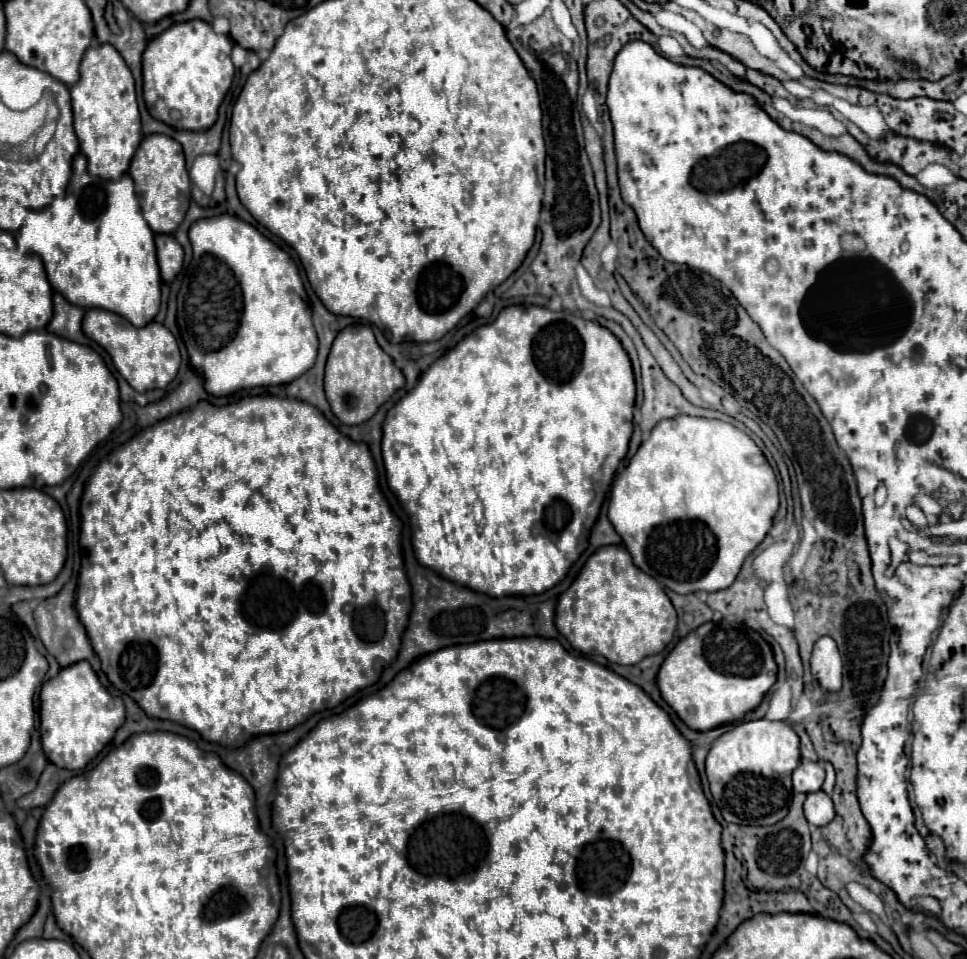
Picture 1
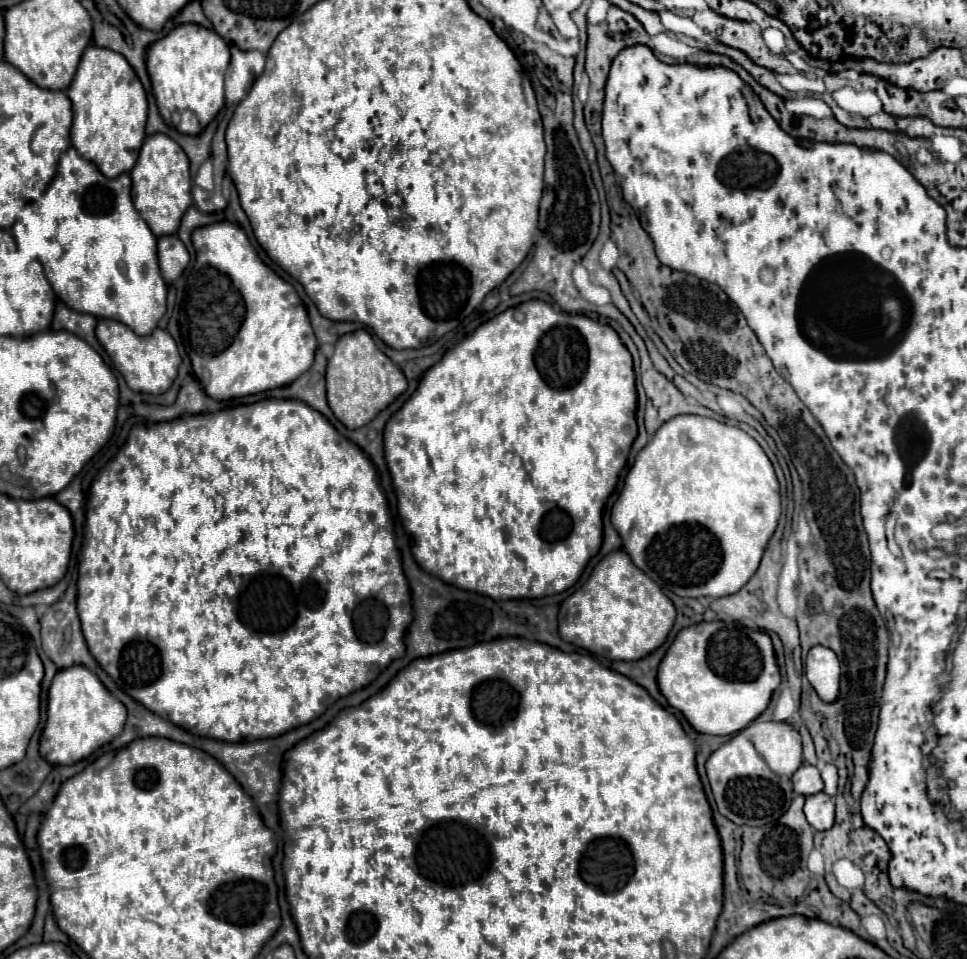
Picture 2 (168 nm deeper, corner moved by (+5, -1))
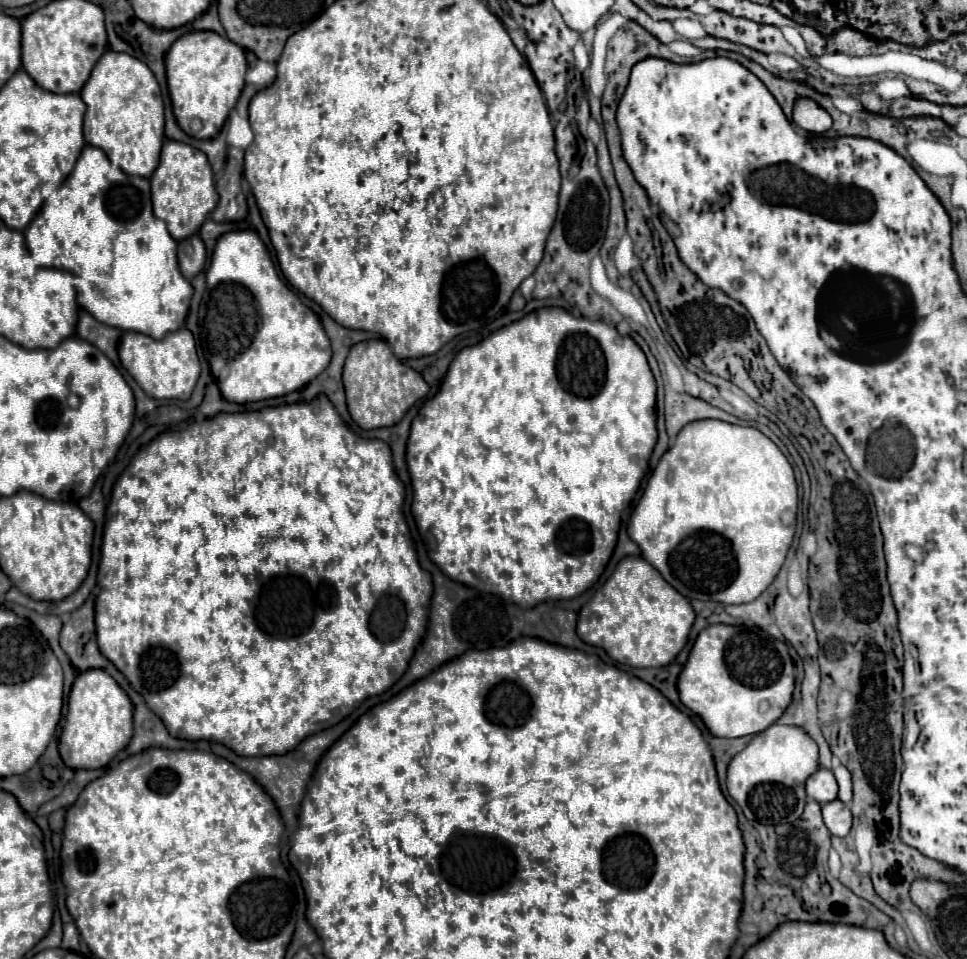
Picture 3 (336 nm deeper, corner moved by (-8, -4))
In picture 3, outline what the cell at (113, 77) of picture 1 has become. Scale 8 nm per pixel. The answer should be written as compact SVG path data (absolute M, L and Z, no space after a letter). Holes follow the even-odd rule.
M105 51L81 89L87 105L85 141L105 151L107 159L127 175L149 177L163 145L163 99L151 69L129 53Z

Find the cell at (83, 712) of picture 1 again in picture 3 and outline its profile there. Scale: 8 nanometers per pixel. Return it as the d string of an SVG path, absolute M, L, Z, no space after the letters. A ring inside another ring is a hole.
M103 669L83 671L69 693L67 719L59 737L59 755L71 769L101 769L133 735L133 703L117 681Z

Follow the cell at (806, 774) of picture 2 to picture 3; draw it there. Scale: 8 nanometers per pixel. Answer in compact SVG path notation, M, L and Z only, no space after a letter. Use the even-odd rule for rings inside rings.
M819 769L807 779L807 795L821 805L837 799L837 781L829 769Z

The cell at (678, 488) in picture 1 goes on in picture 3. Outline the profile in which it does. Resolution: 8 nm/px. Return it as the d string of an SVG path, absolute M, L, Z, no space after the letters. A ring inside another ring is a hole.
M719 419L691 421L679 431L673 447L669 447L663 453L663 457L659 459L655 471L651 473L651 477L647 481L647 487L645 487L637 507L631 513L627 533L639 545L643 559L649 561L663 575L663 579L673 589L677 589L683 597L701 599L701 601L717 601L717 603L725 603L725 605L729 605L729 603L749 603L753 599L757 599L771 585L771 581L775 579L775 575L779 573L779 569L785 561L787 549L789 549L789 545L793 541L793 535L795 535L797 501L799 501L797 499L797 483L795 483L795 475L793 475L793 469L791 469L787 457L759 429L731 425L731 423L725 423L725 421L719 421Z

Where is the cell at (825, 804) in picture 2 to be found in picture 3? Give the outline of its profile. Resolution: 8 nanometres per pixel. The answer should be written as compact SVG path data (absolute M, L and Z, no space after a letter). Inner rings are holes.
M839 799L829 801L829 803L821 805L821 809L823 809L825 827L831 831L831 835L845 837L851 831L851 811L843 801L839 801Z

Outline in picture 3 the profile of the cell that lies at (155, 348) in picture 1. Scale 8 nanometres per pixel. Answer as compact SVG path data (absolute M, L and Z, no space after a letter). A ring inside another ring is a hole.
M187 329L169 333L161 341L151 339L145 333L125 331L119 343L119 359L129 375L139 383L139 387L153 399L189 399L201 371L195 341Z

